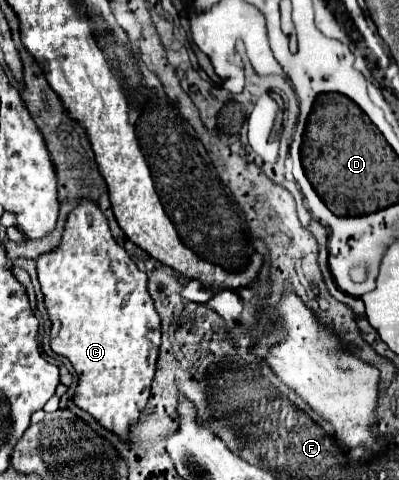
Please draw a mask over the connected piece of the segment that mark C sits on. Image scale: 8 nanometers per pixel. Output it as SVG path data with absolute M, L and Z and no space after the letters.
M81 199L81 203L67 215L61 243L57 249L39 255L37 275L51 319L51 349L67 357L79 375L79 385L73 397L75 405L91 413L105 429L127 439L129 425L139 419L139 413L149 399L161 345L161 317L147 291L147 275L137 269L125 247L111 235L103 211L97 201L91 199Z

